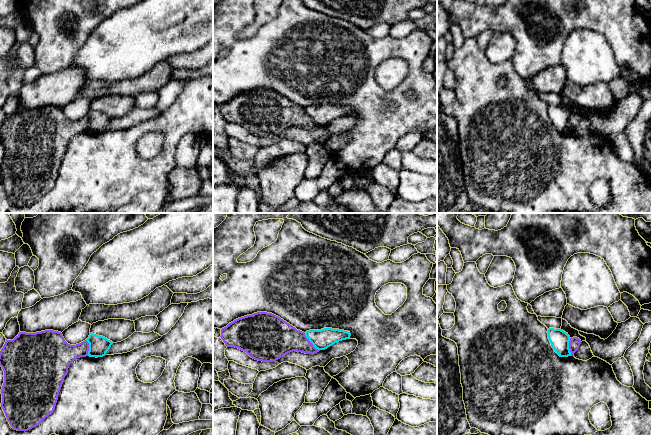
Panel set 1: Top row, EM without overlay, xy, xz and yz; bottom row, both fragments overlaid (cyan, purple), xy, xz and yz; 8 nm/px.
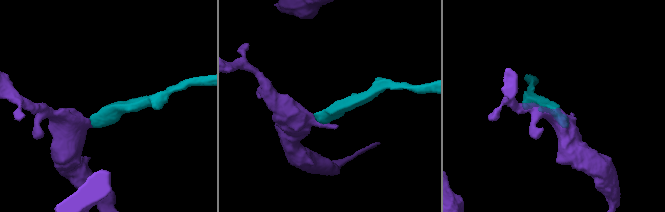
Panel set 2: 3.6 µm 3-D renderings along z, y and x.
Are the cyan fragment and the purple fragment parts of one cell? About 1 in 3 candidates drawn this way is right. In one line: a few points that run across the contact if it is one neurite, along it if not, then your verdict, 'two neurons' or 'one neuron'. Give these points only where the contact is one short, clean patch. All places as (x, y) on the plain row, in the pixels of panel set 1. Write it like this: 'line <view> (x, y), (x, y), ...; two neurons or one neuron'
line xz (304, 109), (306, 114), (319, 126); two neurons

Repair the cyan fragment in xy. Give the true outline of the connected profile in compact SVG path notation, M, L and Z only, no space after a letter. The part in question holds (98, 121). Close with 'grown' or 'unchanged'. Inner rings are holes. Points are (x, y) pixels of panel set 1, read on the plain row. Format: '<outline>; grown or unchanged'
M90 109L86 117L89 119L88 132L96 134L105 132L113 120L107 114L93 109Z; unchanged

